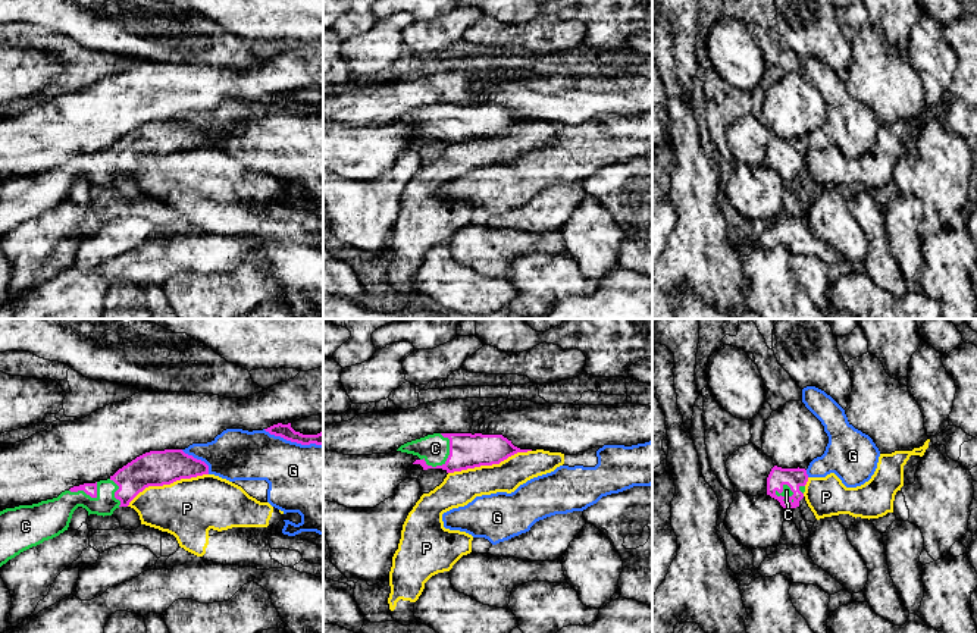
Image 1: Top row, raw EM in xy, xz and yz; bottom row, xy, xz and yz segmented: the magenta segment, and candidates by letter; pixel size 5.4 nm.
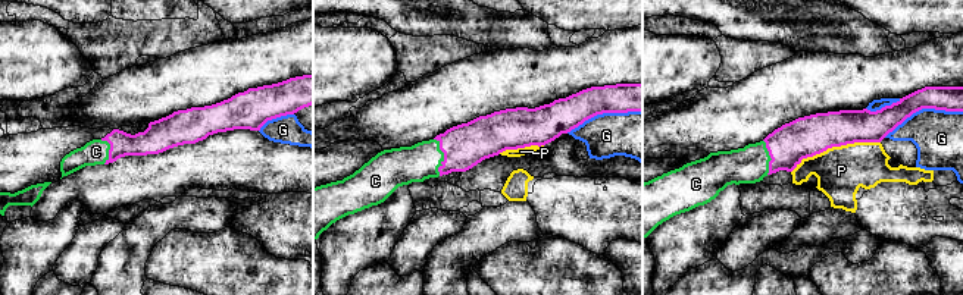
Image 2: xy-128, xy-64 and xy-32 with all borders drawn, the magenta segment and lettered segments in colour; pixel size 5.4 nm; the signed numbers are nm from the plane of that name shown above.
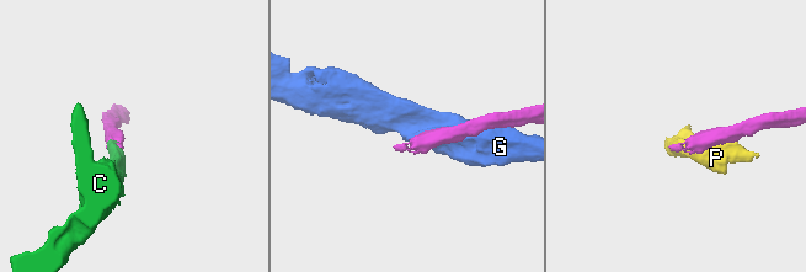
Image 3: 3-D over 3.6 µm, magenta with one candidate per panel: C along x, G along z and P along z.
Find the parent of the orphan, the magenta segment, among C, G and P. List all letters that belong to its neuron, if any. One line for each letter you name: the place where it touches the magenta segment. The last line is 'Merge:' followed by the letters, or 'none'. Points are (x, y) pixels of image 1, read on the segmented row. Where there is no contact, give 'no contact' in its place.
C: xz (448, 456)
Merge: C

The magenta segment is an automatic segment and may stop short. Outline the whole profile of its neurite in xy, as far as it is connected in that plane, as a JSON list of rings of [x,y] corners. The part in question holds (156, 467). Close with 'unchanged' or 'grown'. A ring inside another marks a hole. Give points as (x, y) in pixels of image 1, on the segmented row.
[[[182,449],[150,451],[119,469],[107,480],[73,486],[62,492],[57,498],[38,504],[6,508],[0,511],[0,567],[21,552],[68,530],[72,514],[78,507],[85,508],[88,516],[112,516],[116,508],[128,507],[129,502],[148,486],[170,485],[181,479],[203,474],[209,474],[209,466],[185,454]]] | grown

